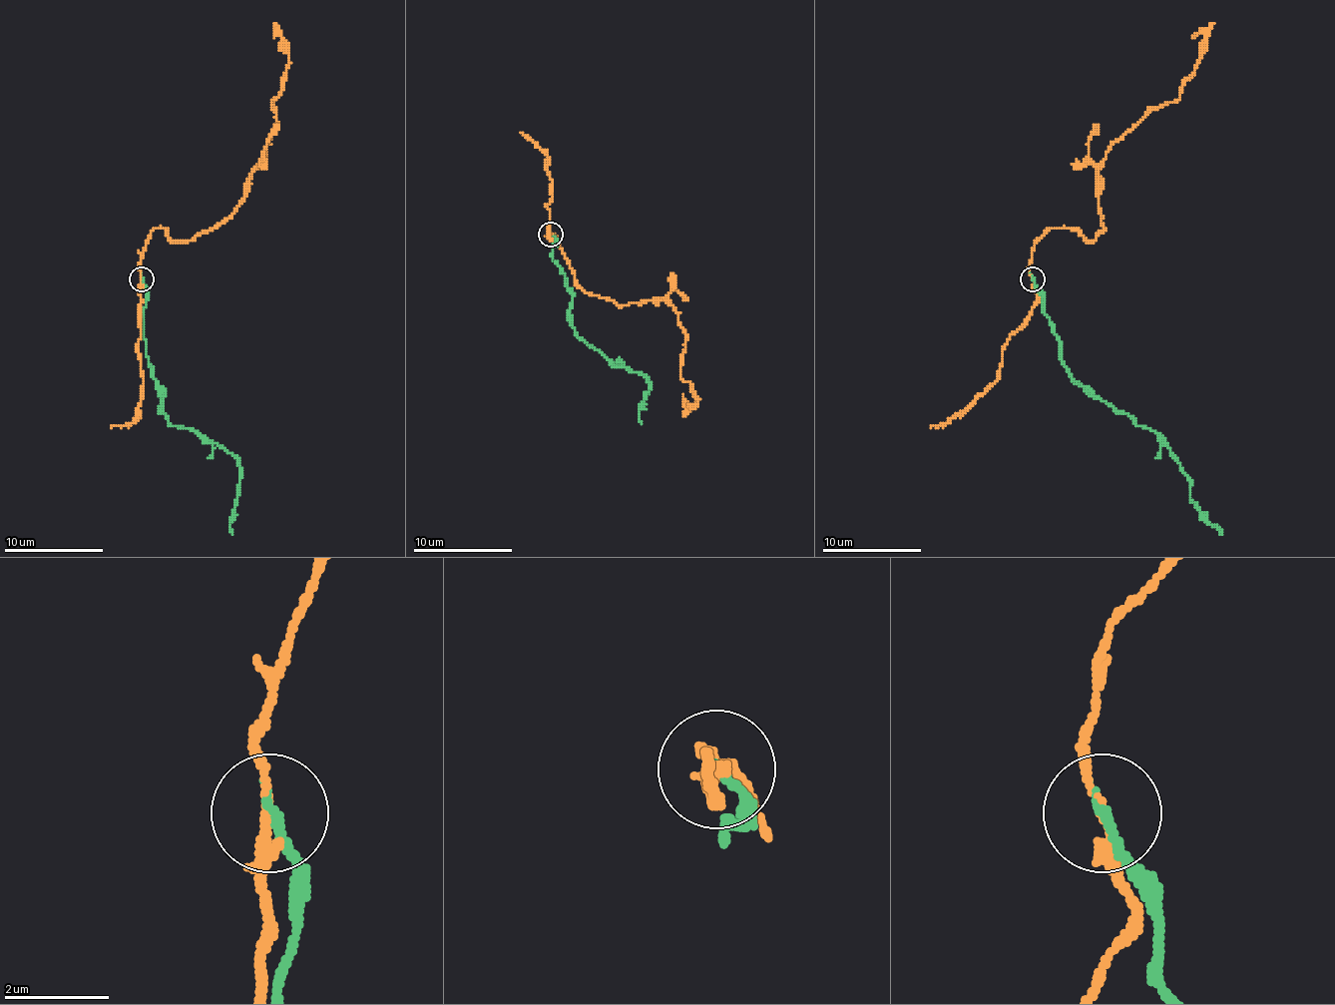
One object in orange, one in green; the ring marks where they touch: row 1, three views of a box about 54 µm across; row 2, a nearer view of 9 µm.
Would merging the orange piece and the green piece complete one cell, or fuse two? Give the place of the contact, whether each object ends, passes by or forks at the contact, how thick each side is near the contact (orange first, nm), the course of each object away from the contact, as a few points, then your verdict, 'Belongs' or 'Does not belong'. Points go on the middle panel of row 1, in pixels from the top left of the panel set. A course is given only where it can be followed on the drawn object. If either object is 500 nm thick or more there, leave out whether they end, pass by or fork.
Place: (551, 235). At the ring orange passes by. At the ring green ends. Thickness 160 nm (orange) against 200 nm. Course of orange: (550, 234), (587, 292), (619, 305), (664, 300), (675, 307), (685, 334), (680, 376), (697, 399), (682, 416). Course of green: (550, 234), (552, 258), (572, 295), (570, 324), (649, 381), (639, 409), (641, 423). Does not belong

